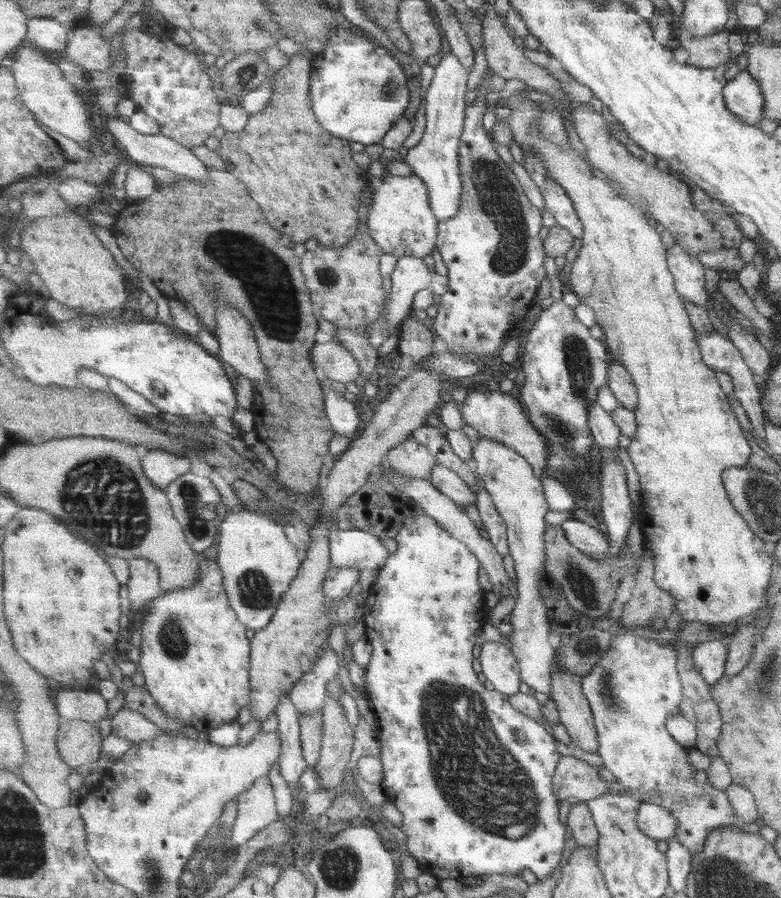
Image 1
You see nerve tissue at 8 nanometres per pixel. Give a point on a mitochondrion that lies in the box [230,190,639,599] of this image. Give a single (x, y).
(576, 352)

